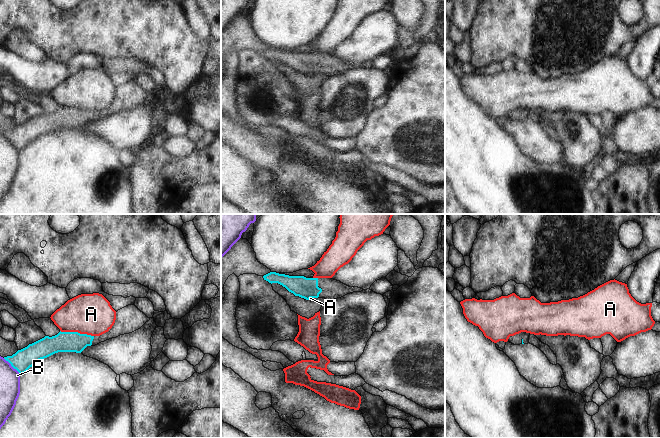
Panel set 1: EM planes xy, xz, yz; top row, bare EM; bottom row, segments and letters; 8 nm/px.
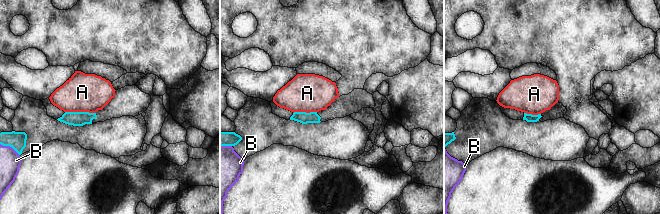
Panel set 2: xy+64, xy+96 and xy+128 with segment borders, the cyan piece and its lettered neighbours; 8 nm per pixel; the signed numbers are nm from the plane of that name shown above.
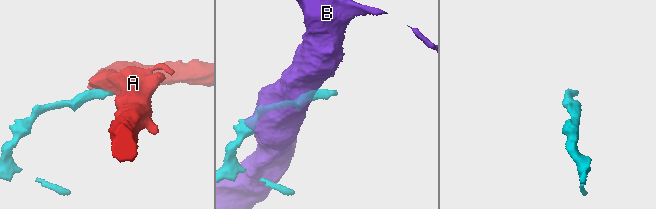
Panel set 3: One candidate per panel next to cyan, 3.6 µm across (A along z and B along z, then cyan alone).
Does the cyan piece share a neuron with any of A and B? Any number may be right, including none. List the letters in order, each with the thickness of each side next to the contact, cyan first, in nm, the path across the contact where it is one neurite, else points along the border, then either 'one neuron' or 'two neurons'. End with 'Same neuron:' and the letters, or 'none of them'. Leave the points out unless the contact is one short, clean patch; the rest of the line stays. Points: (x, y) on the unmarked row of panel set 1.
A: calibres 160 and 320 nm; border xy (60, 106), (77, 107), (93, 112); two neurons
B: calibres 170 and 160 nm; two neurons
Same neuron: none of them

